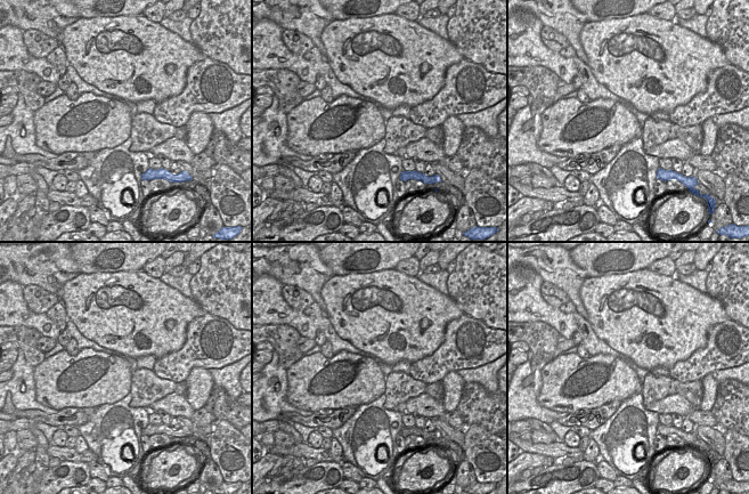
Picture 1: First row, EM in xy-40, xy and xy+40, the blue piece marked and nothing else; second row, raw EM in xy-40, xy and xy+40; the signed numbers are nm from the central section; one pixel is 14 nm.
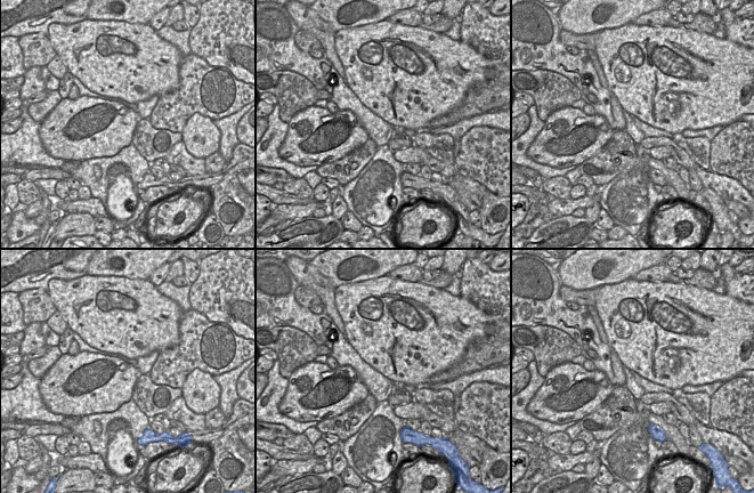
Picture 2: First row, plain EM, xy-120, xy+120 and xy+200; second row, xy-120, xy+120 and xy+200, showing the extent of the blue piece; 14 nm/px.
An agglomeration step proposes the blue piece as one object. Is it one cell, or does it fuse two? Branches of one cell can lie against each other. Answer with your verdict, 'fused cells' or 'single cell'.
fused cells

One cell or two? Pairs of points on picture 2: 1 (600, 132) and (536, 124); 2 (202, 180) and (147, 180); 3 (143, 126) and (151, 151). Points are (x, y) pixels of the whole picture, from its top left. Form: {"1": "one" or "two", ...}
{"1": "two", "2": "one", "3": "one"}

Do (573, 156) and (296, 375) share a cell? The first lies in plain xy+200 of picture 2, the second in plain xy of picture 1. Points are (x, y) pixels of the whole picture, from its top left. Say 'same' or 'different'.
same

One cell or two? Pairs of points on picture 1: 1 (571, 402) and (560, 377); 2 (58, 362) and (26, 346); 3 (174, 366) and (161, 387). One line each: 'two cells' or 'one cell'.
1: one cell
2: two cells
3: two cells

